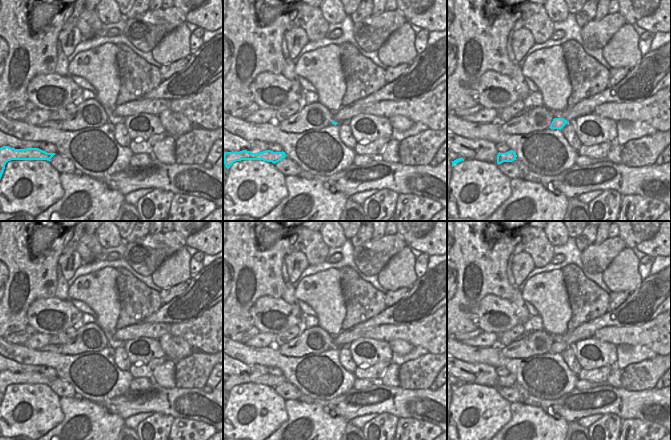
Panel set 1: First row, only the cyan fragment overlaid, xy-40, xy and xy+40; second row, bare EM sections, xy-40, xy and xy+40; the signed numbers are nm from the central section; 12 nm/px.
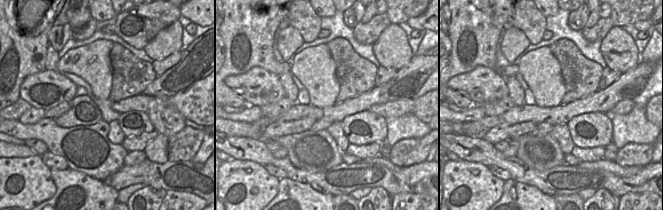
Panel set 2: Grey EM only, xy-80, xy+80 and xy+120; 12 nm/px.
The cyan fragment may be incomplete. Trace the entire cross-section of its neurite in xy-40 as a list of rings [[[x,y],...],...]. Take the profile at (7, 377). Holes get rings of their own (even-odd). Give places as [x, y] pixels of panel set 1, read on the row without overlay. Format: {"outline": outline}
{"outline": [[[9,370],[0,372],[0,403],[5,393],[5,389],[11,384],[47,384],[55,379],[55,377],[47,377],[39,372],[15,373]]]}

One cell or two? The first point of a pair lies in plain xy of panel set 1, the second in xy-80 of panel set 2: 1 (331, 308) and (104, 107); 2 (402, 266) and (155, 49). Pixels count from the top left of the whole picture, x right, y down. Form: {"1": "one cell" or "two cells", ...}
{"1": "two cells", "2": "one cell"}

